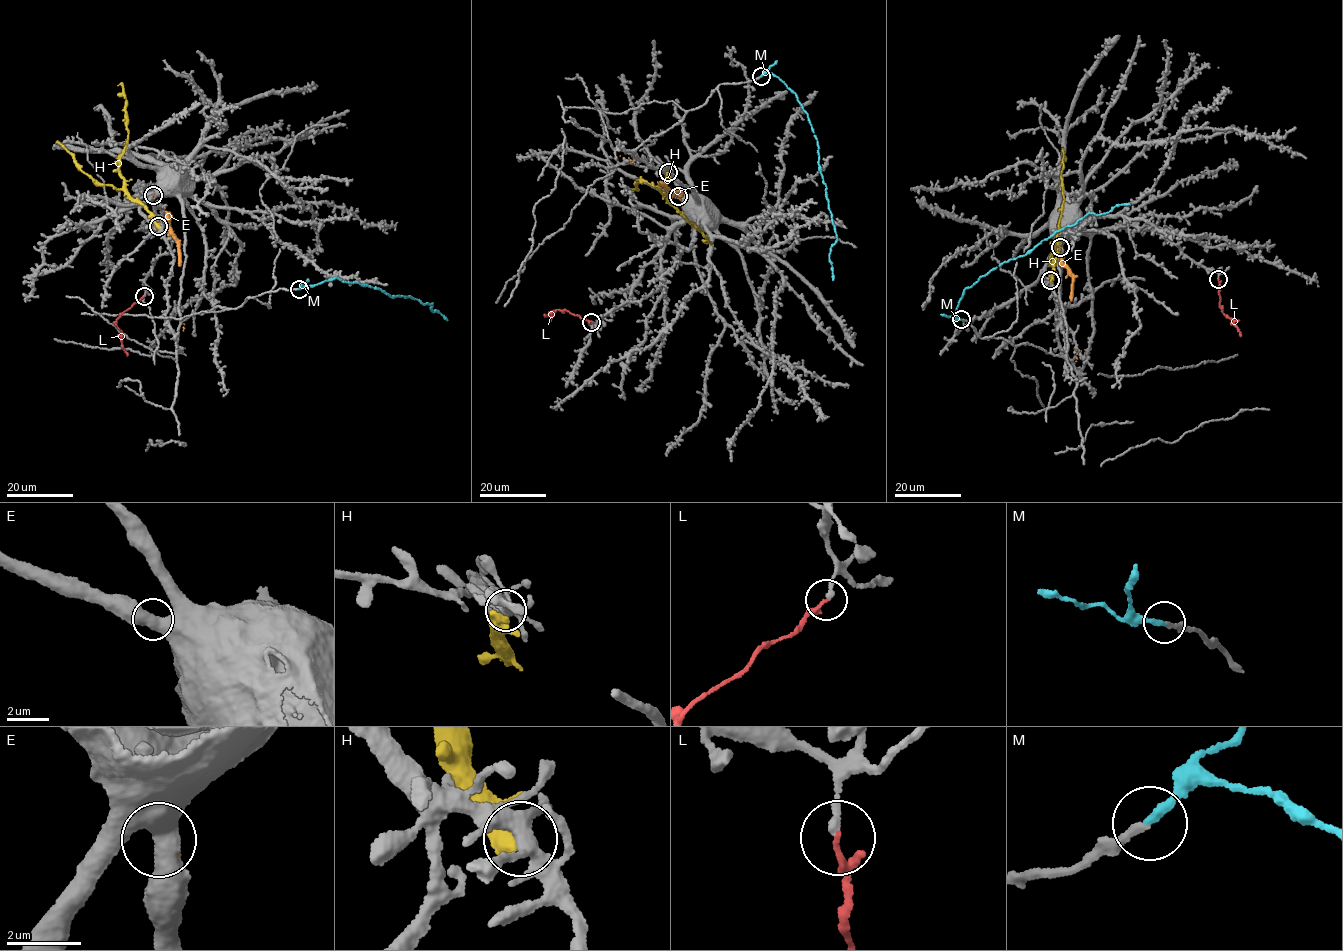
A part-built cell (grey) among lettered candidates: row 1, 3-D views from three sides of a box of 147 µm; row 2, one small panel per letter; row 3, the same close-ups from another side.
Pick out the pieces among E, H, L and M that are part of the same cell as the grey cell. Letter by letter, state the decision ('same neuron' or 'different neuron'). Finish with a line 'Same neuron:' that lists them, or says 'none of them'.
E: different neuron
H: different neuron
L: different neuron
M: same neuron
Same neuron: M

